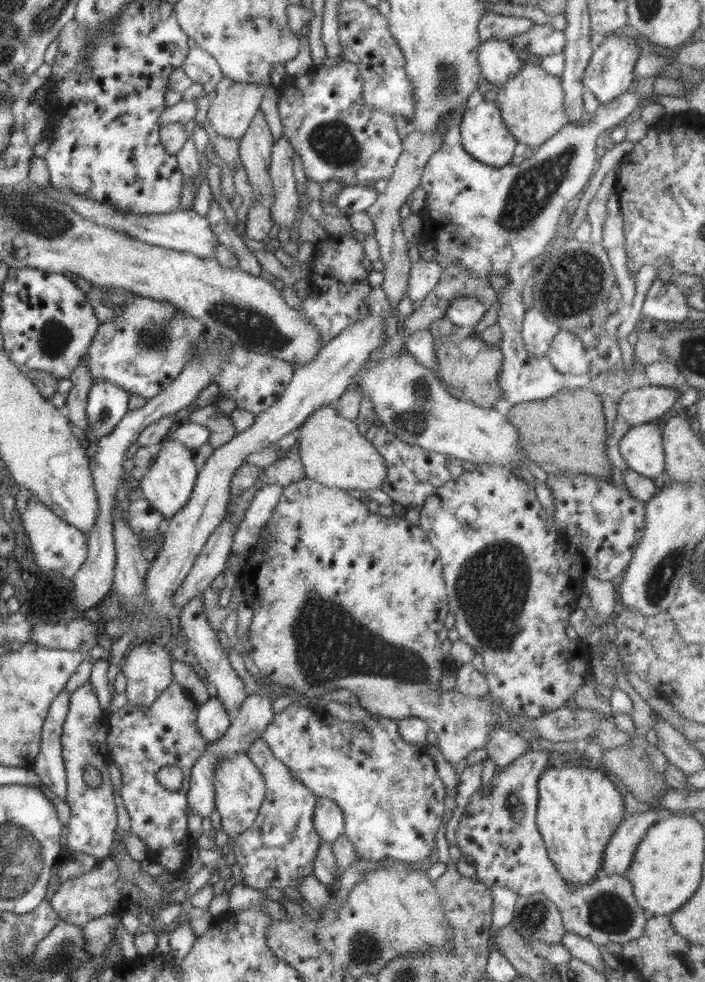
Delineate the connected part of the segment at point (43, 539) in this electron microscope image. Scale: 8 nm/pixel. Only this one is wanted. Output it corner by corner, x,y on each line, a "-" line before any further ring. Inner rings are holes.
20,486
16,495
16,509
24,524
24,530
28,534
35,563
41,572
55,570
62,576
72,579
86,562
88,552
88,534
70,526
66,521
54,515
44,504
38,500
38,496
31,490

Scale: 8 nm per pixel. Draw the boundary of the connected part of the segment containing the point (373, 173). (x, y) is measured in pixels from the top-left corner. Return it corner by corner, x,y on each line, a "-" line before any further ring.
342,59
336,66
316,66
300,77
288,75
277,93
283,135
303,160
307,177
320,185
334,181
345,187
364,186
368,180
378,181
393,176
395,164
403,151
403,140
396,131
392,114
365,105
362,77
353,62

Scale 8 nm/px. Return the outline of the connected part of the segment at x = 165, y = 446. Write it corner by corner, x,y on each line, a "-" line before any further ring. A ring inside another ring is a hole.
164,437
157,448
159,449
157,458
153,466
139,480
139,486
150,505
154,506
164,518
169,518
186,506
186,502
192,494
198,470
194,463
194,451
182,446
176,439
172,437
165,439

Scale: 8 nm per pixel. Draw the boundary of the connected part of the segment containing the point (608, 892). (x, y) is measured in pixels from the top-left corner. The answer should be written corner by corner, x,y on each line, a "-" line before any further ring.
528,751
516,758
506,770
500,770
492,780
492,790
482,790
471,794
467,809
460,817
459,825
455,832
455,844
462,853
464,859
475,865
475,878
489,889
492,886
506,886
521,896
542,893
558,908
564,928
568,933
574,933
591,940
599,948
603,948
609,942
626,944
642,936
646,926
646,916
637,903
633,893
632,883
623,874
612,874
596,877
588,885
573,885
566,882
556,870
554,863
550,861
543,842
542,835
536,824
538,804
538,780
550,763
550,751

